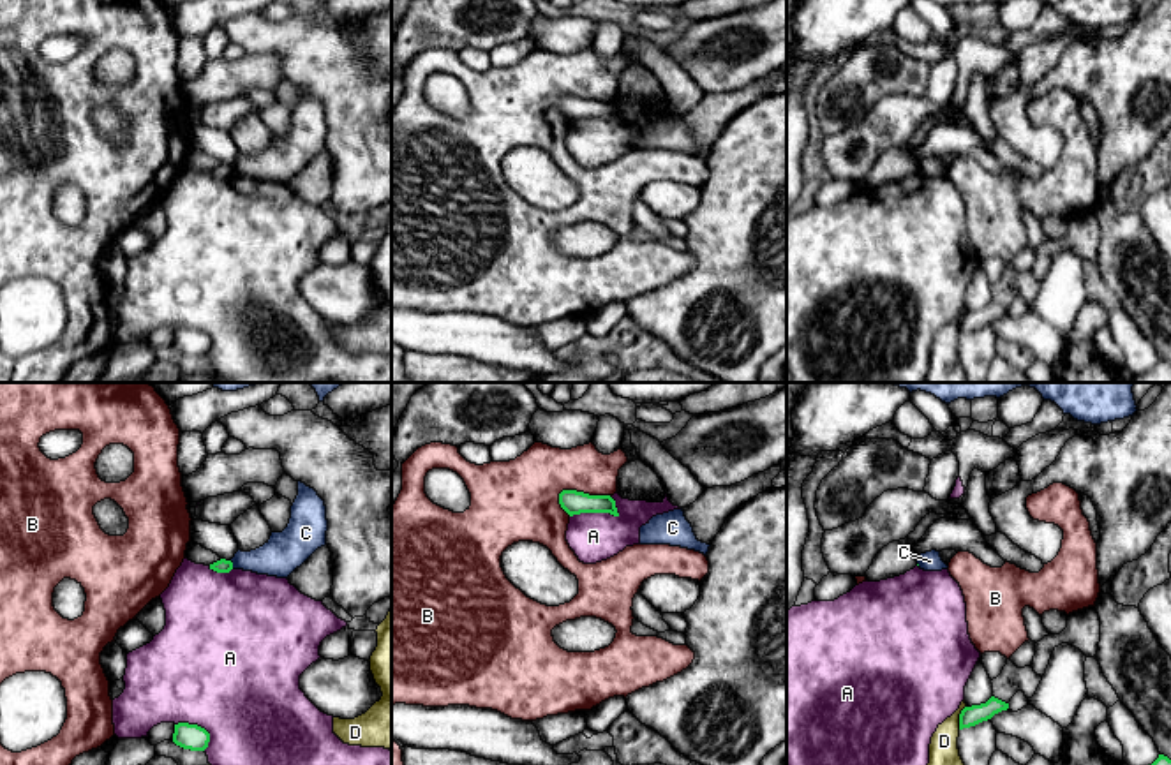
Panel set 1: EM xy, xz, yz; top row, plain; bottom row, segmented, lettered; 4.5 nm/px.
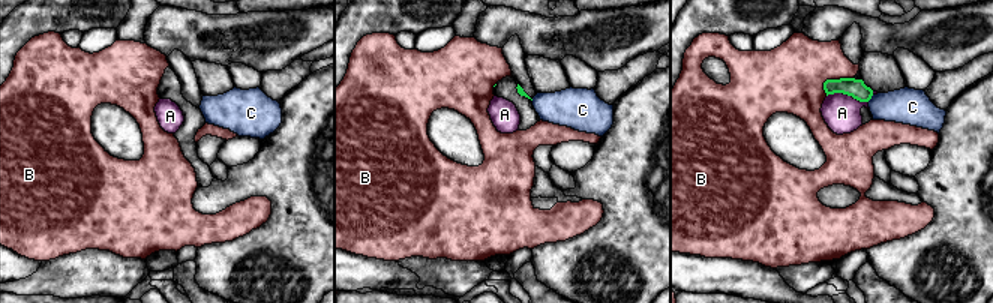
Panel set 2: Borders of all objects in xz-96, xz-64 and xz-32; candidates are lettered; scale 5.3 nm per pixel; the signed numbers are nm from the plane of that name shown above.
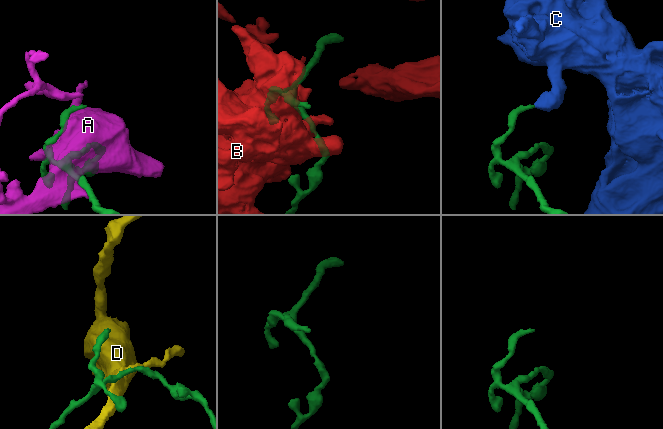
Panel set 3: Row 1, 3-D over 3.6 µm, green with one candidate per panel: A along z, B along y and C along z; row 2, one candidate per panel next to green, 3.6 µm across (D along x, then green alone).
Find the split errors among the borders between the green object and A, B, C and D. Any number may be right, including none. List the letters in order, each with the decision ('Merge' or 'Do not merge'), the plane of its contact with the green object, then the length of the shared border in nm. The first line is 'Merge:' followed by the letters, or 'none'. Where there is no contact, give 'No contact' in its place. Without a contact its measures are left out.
Merge: none
A: Do not merge. Touches green in xz. Shared border 240 nm
B: Do not merge. Touches green in xz. Shared border 240 nm
C: Do not merge. Touches green in xy. Shared border 40 nm
D: Do not merge. Touches green in yz. Shared border 120 nm

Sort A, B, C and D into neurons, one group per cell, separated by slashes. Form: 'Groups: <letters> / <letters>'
Groups: A / B / C / D

